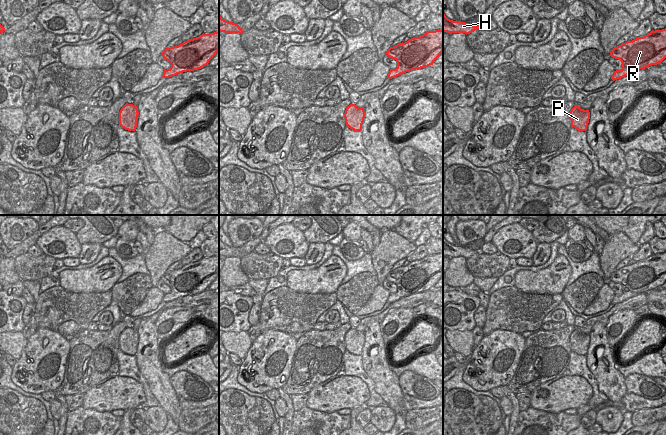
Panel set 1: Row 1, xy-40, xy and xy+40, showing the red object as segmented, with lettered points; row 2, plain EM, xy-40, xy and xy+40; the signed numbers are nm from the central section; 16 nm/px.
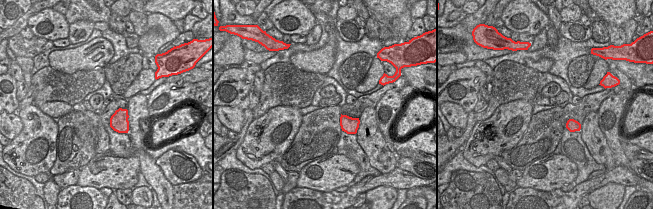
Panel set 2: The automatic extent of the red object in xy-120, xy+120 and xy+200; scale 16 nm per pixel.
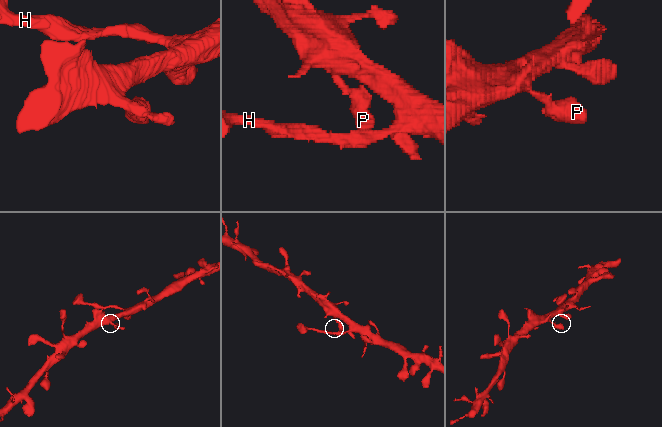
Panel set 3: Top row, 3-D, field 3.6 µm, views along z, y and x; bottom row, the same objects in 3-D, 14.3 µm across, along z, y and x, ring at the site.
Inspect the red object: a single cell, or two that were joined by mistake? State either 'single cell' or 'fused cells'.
single cell

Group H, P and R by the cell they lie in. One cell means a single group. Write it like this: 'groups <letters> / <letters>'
groups H P R

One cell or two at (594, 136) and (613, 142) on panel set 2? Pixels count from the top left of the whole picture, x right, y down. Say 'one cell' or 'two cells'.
two cells

